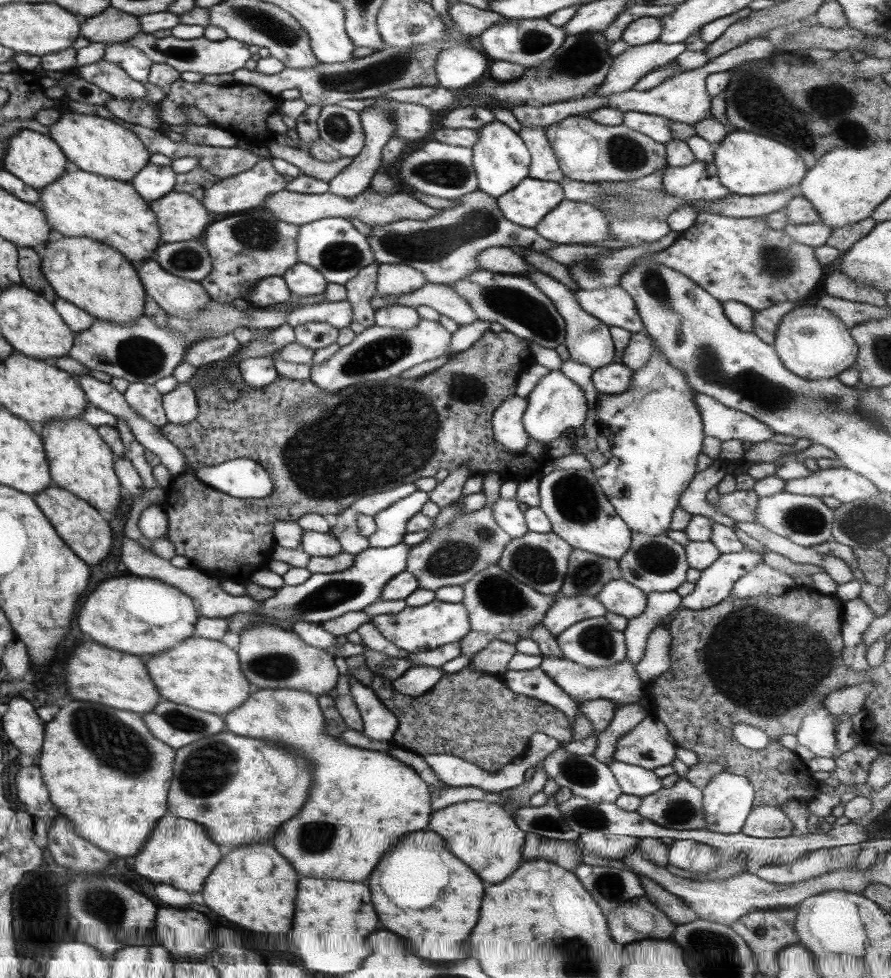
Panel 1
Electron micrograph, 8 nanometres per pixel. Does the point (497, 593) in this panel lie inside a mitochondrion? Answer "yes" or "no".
yes

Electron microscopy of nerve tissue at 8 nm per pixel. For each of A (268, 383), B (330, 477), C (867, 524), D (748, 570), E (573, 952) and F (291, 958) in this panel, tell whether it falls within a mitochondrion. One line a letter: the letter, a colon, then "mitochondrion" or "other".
A: other
B: mitochondrion
C: mitochondrion
D: other
E: mitochondrion
F: other

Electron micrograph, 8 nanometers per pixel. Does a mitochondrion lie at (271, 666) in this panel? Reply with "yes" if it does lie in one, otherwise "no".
yes

